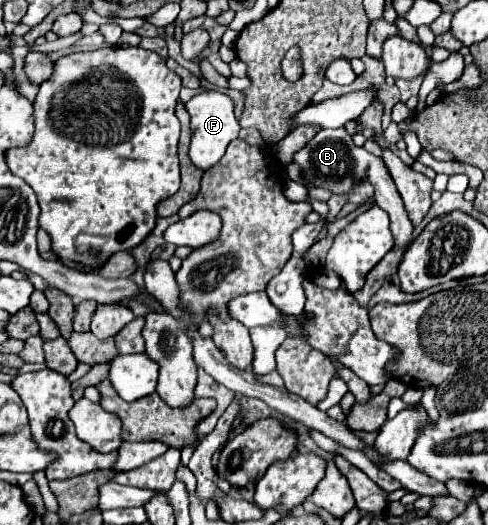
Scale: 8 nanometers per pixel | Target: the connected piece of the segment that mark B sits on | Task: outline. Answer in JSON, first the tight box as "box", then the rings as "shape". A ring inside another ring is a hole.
{"box":[295,128,413,246],"shape":[[[323,128],[303,150],[295,154],[295,162],[301,164],[305,180],[315,188],[327,188],[333,190],[333,194],[345,194],[351,192],[359,182],[369,180],[375,186],[375,202],[389,214],[391,218],[391,232],[395,236],[395,246],[405,244],[411,238],[413,224],[405,212],[403,200],[393,184],[393,178],[389,176],[389,170],[385,162],[373,154],[369,154],[365,148],[359,148],[353,144],[353,138],[345,128],[327,130]]]}

